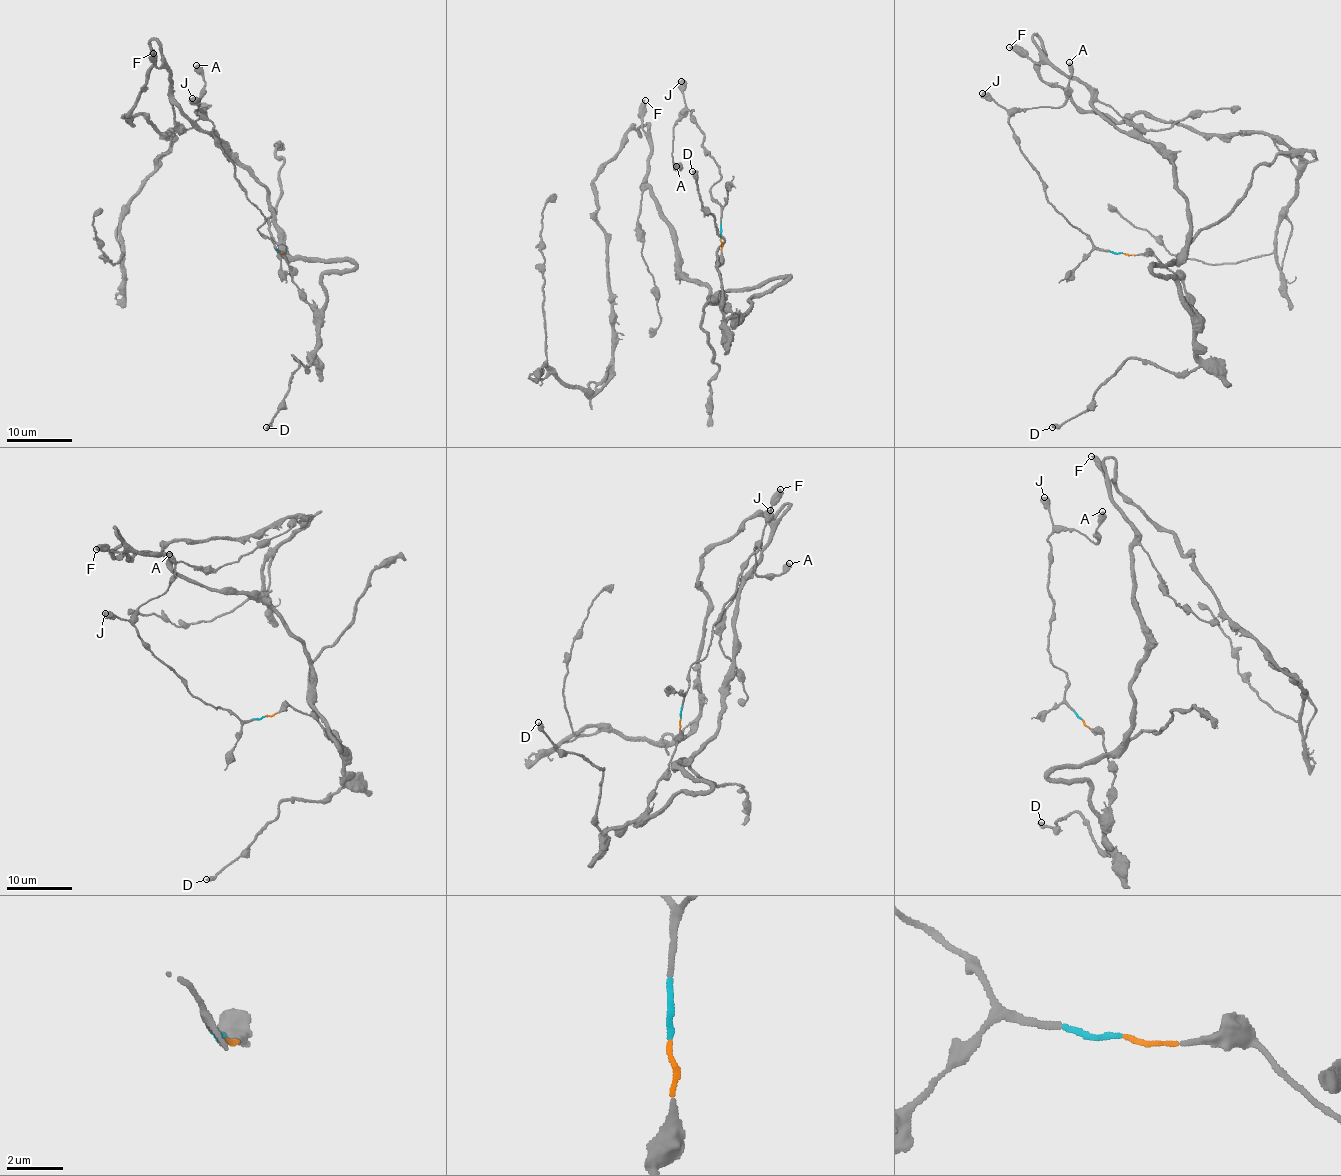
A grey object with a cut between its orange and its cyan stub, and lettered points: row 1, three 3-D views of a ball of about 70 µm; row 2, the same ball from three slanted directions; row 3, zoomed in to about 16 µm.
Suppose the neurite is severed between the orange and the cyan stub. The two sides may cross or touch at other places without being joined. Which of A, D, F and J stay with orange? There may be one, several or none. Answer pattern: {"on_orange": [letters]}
{"on_orange": ["D", "F"]}

